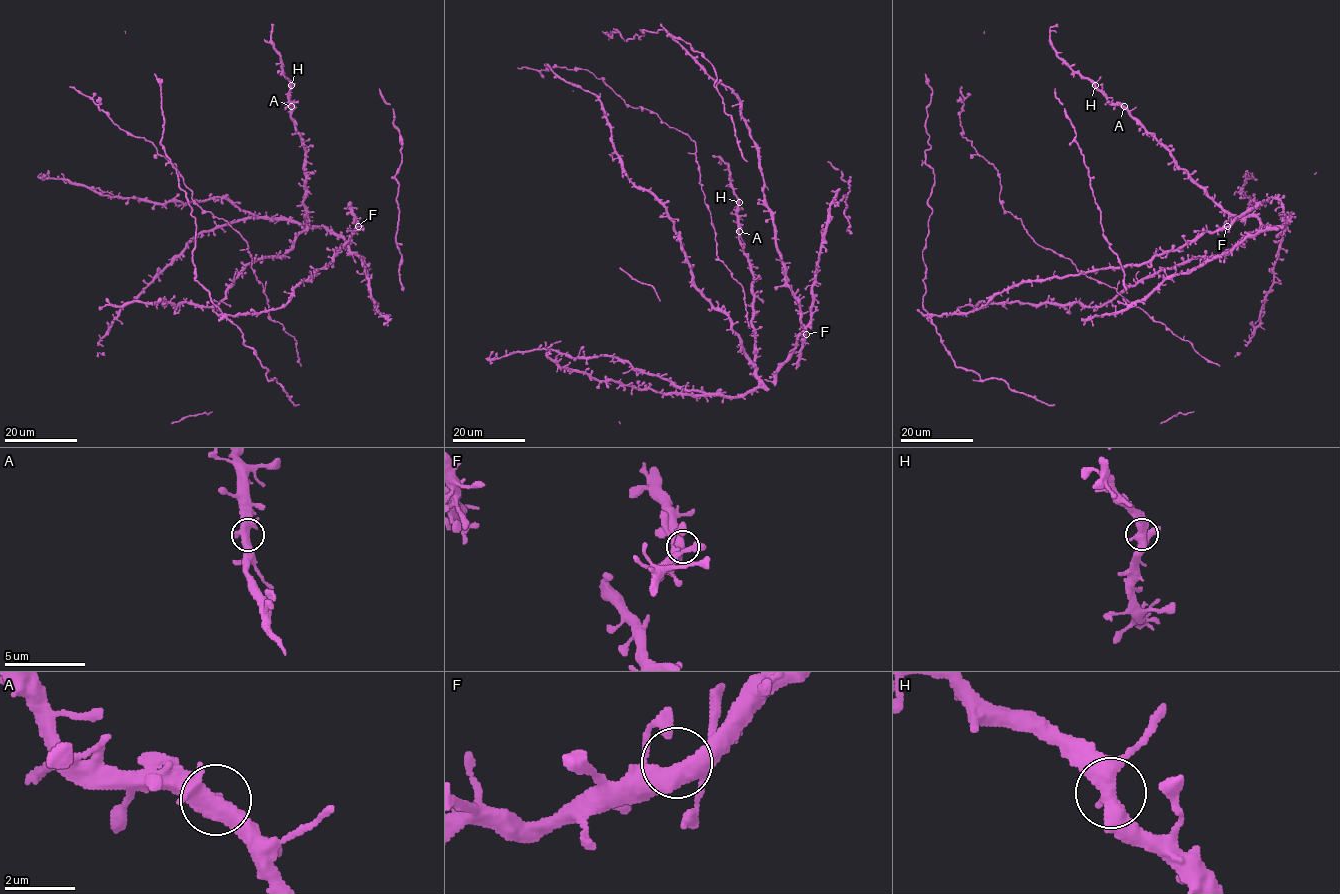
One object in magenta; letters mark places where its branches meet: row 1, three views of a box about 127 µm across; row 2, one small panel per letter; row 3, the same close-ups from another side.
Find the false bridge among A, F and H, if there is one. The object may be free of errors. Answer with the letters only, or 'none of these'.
none of these

